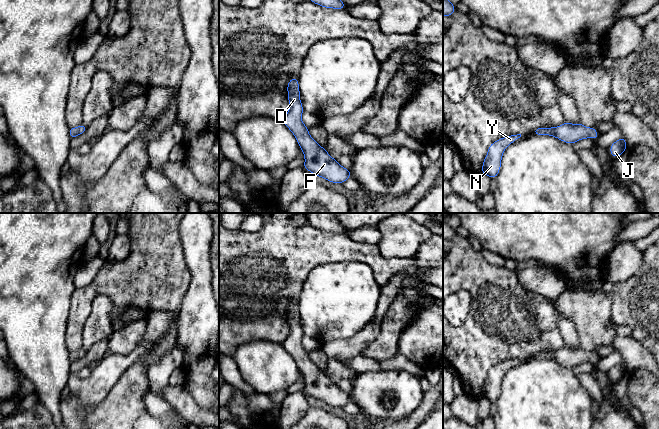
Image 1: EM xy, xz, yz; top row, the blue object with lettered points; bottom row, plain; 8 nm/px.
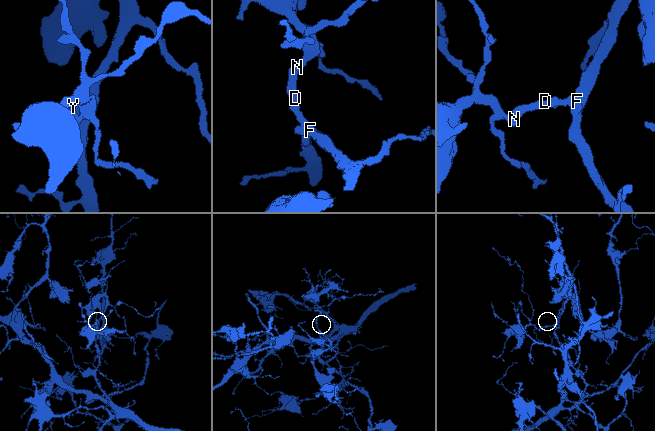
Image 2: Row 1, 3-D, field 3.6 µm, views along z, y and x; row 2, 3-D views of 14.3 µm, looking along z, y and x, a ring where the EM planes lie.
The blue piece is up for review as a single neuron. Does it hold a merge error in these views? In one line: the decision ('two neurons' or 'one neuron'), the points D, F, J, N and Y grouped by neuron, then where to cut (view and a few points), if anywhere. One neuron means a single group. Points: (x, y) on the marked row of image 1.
one neuron; D F J N Y; no cut

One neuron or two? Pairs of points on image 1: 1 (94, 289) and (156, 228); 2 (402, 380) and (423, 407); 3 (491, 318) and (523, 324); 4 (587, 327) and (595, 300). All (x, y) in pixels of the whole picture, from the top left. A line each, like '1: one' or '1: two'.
1: one
2: two
3: one
4: one

